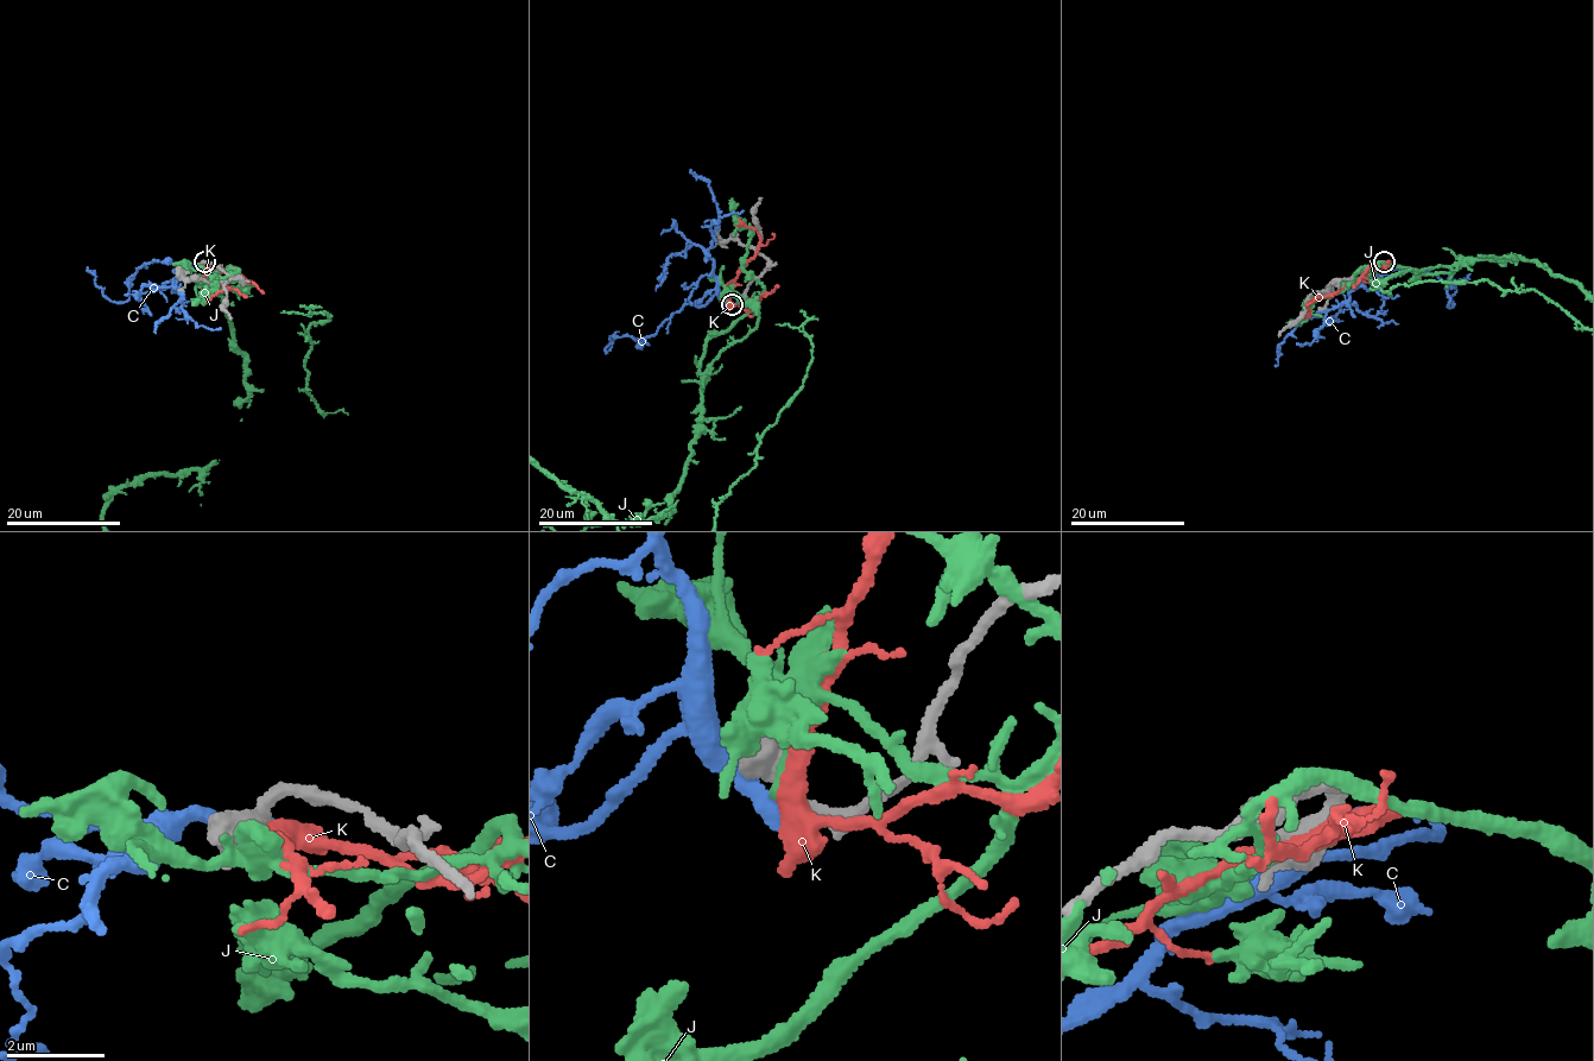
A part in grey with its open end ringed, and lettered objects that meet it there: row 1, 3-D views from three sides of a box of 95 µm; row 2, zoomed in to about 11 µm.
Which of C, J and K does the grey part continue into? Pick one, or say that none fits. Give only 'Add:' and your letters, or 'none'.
Add: none

